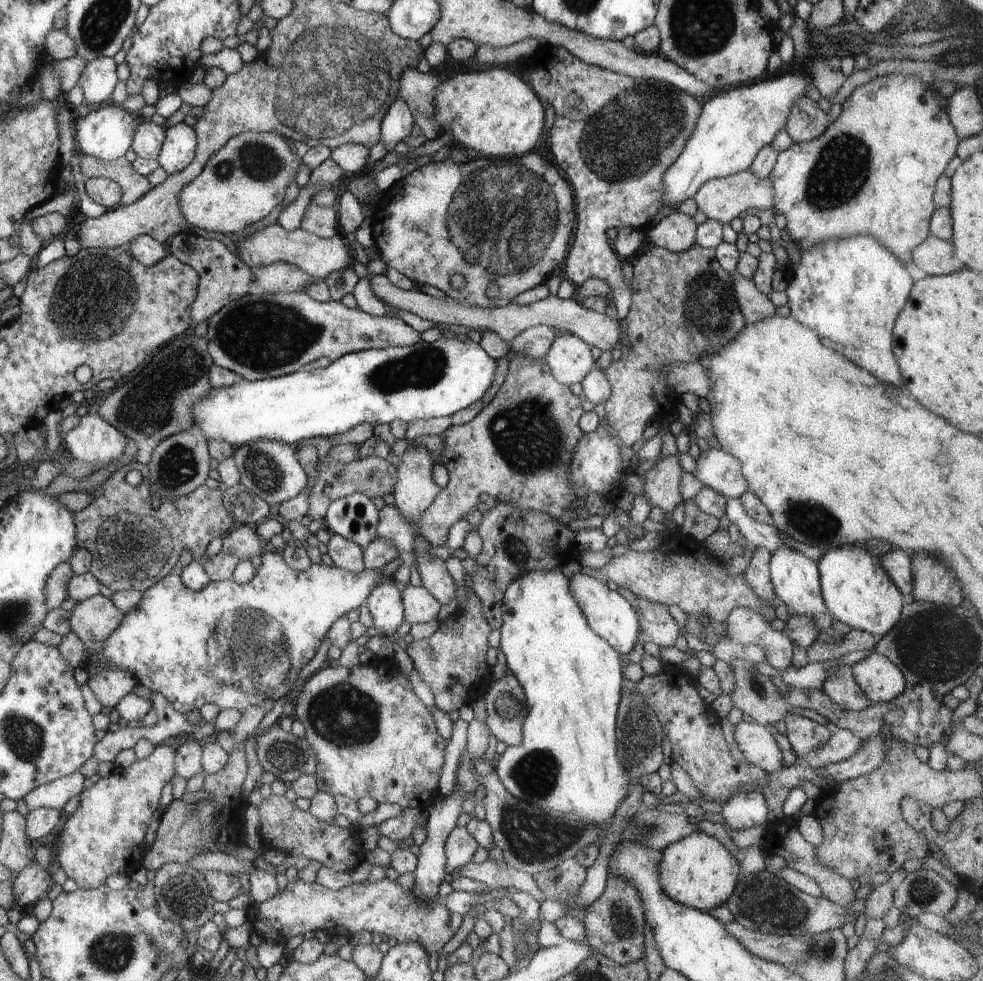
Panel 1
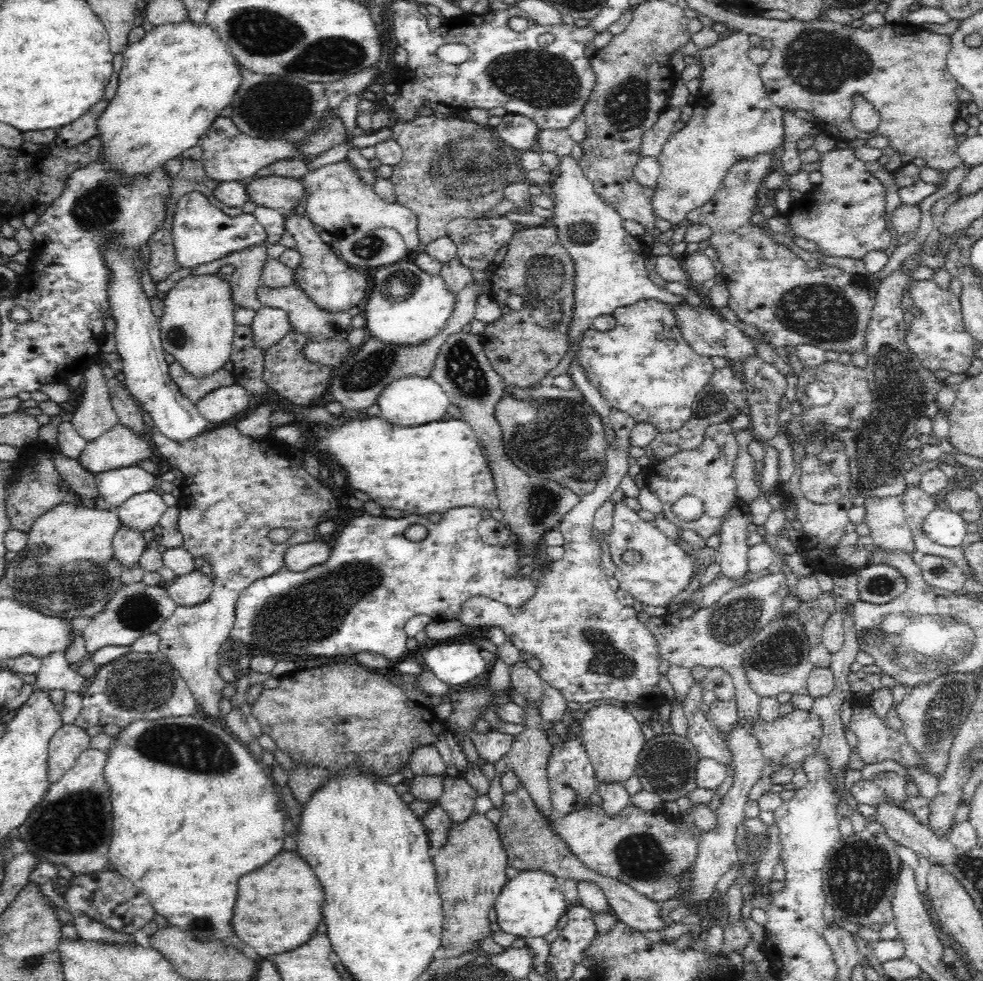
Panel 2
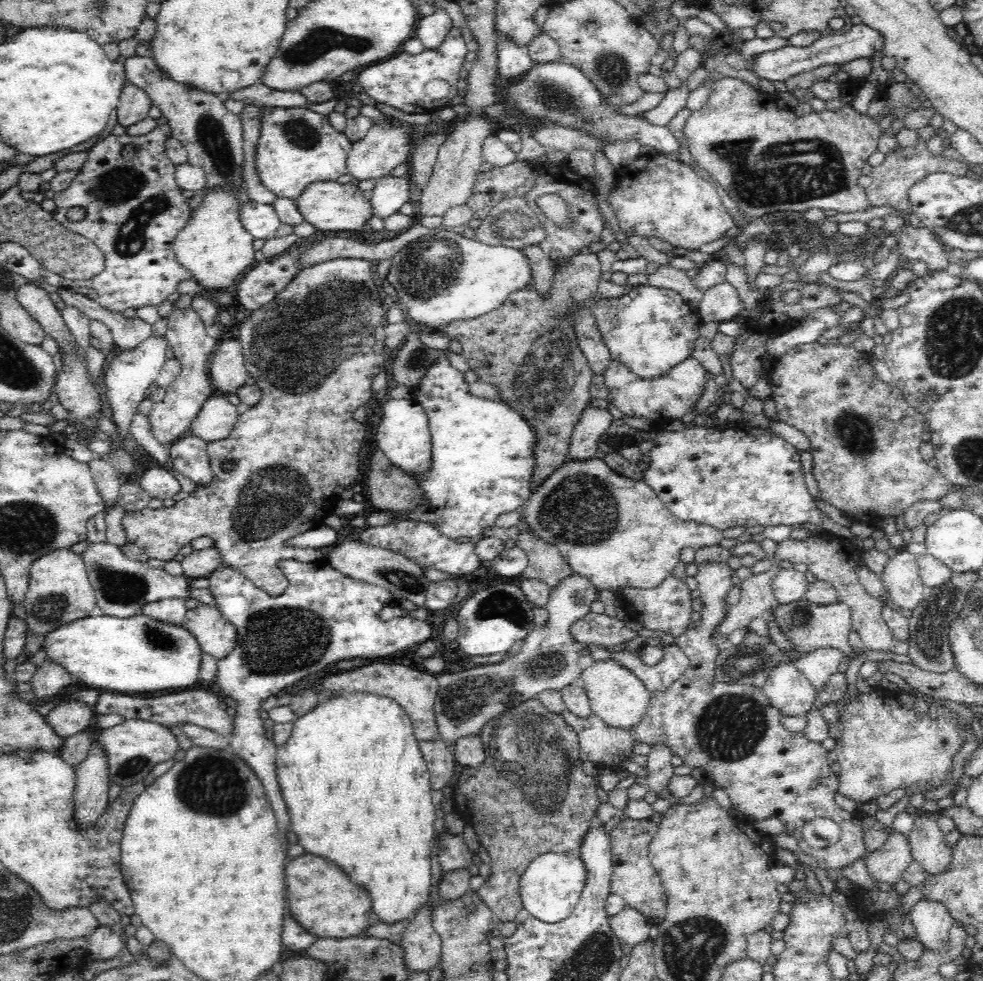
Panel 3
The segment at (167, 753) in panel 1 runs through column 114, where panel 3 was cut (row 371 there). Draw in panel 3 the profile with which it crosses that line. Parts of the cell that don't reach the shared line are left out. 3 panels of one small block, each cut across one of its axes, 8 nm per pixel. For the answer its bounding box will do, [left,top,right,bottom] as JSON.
[766,344,956,526]

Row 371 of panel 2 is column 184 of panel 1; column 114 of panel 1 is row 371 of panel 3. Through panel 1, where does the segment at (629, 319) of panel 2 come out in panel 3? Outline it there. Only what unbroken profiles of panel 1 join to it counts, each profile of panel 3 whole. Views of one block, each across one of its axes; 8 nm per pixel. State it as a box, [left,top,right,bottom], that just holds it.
[590,286,704,380]

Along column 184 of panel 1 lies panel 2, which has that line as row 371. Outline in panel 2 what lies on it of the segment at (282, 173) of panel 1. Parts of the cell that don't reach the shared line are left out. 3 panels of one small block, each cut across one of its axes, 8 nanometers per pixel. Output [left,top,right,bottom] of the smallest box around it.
[160,274,236,378]

